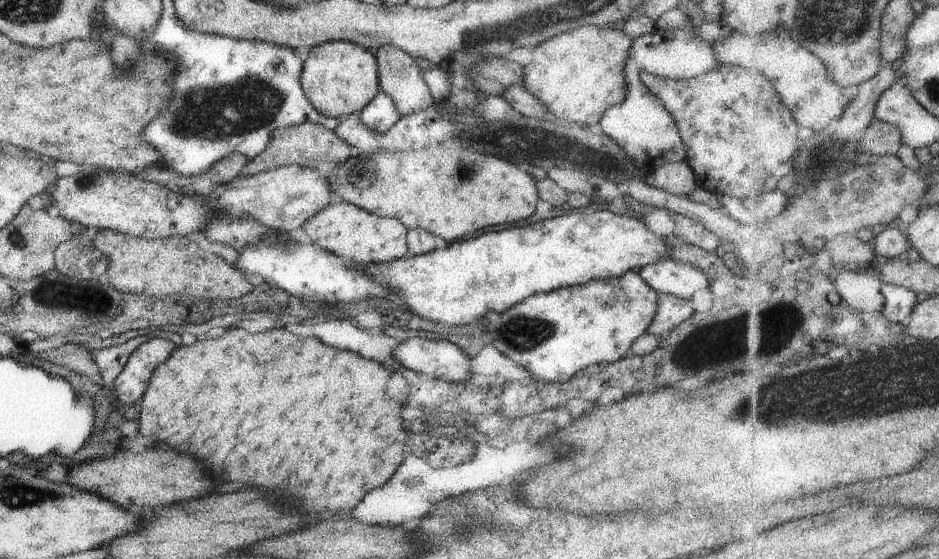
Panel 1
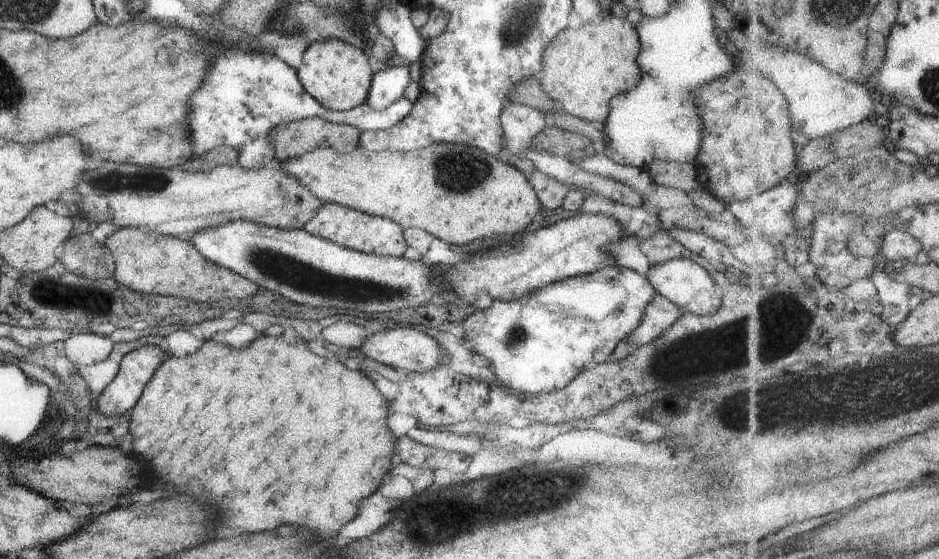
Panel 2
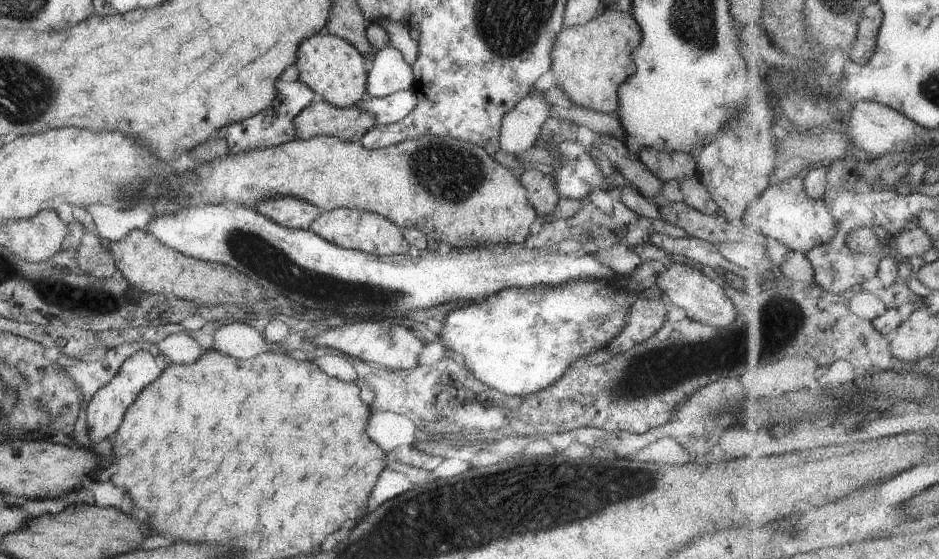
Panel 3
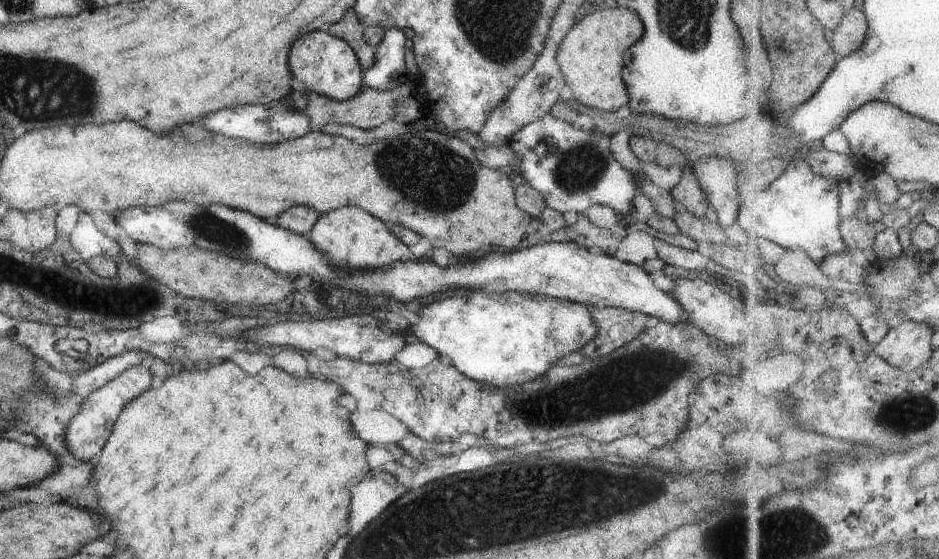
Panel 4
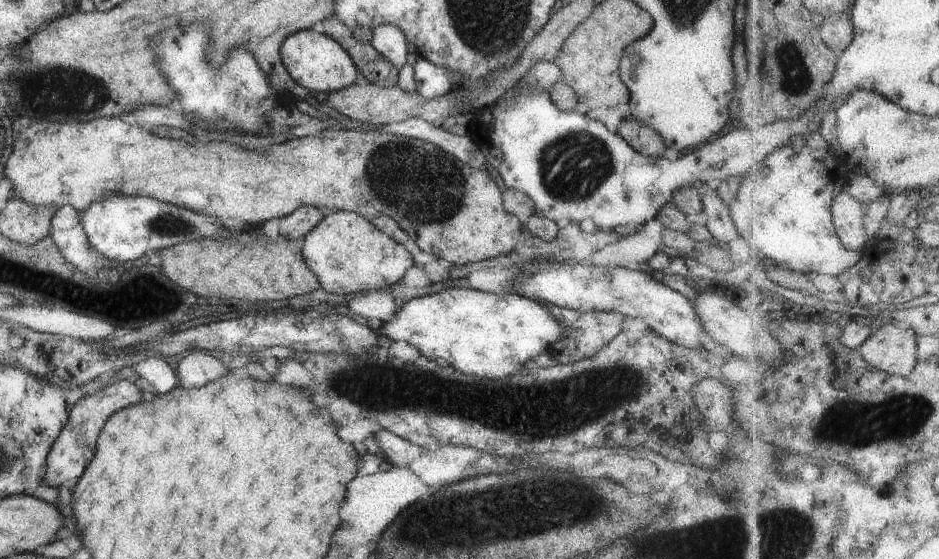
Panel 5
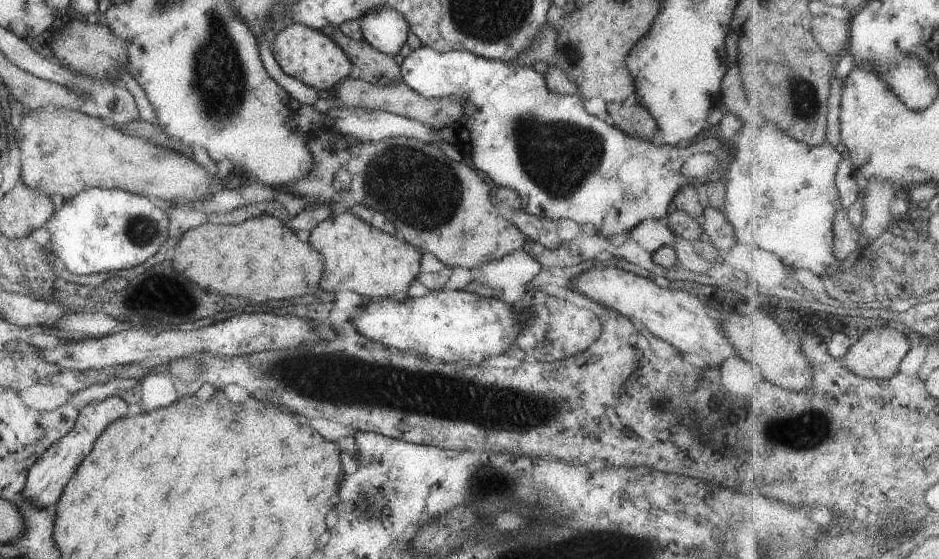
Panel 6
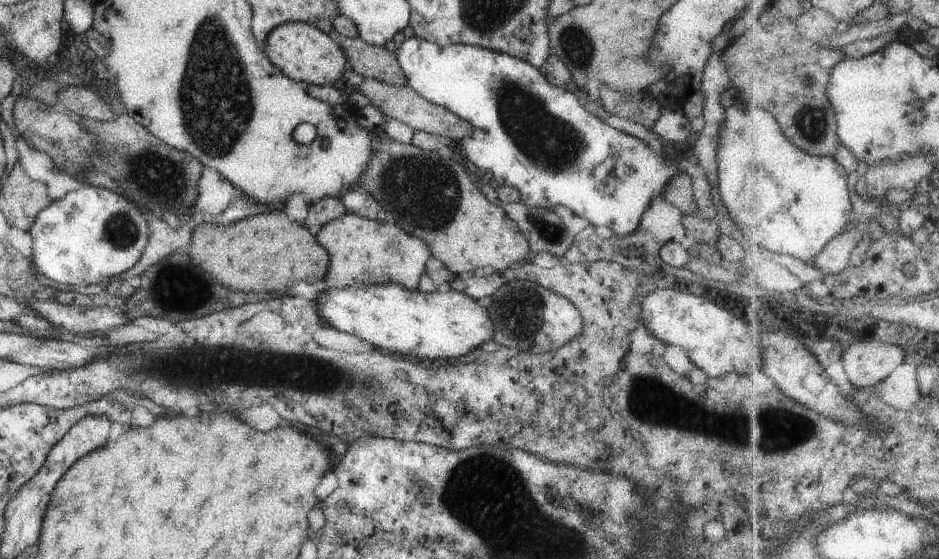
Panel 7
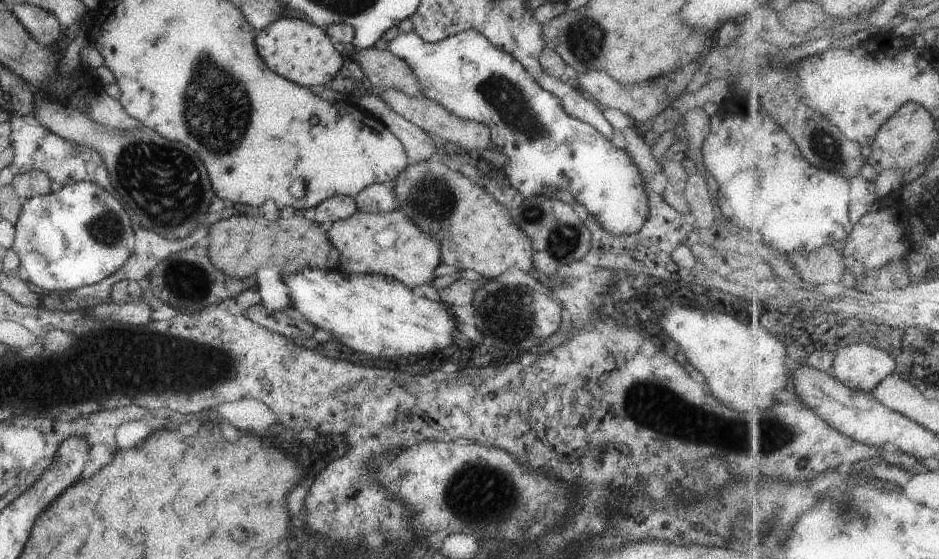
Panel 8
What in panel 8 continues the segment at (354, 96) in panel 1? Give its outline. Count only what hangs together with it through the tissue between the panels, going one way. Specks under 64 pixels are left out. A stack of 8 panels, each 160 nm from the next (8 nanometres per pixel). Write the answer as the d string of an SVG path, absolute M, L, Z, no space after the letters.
M279 17L257 31L254 45L260 59L271 72L302 87L321 89L325 82L333 79L343 64L341 53L335 51L325 30L309 20Z

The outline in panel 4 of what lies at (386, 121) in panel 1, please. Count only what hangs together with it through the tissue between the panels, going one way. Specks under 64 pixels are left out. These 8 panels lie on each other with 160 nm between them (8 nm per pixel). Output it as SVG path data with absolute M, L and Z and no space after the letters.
M384 29L384 35L374 48L373 64L362 71L362 84L378 91L390 91L409 80L404 59L405 34L401 29Z

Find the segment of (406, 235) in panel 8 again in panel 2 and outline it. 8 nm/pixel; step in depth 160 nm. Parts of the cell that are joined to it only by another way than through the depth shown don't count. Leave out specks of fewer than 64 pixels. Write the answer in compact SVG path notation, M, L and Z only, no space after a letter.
M337 203L321 204L316 215L303 224L302 229L310 235L327 239L337 246L382 257L385 255L391 258L401 257L406 247L403 228L393 220L370 215Z

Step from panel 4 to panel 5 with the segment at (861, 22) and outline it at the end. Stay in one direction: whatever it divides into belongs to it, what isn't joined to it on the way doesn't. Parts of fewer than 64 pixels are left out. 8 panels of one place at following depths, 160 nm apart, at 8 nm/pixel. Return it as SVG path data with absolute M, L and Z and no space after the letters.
M848 13L834 14L825 18L819 28L824 43L839 58L854 41L855 27Z

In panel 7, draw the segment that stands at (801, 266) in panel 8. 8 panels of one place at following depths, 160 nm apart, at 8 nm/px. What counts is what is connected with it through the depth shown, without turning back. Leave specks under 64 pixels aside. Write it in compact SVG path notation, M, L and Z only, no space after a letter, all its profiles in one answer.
M850 231L840 232L823 252L816 256L813 267L821 269L826 276L838 275L851 266L851 254L857 246L857 233Z

